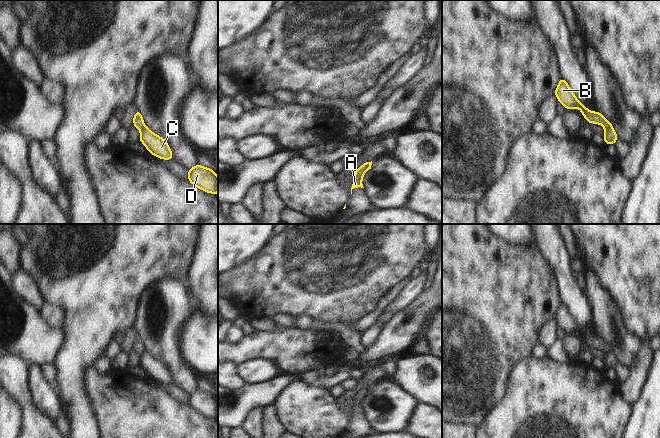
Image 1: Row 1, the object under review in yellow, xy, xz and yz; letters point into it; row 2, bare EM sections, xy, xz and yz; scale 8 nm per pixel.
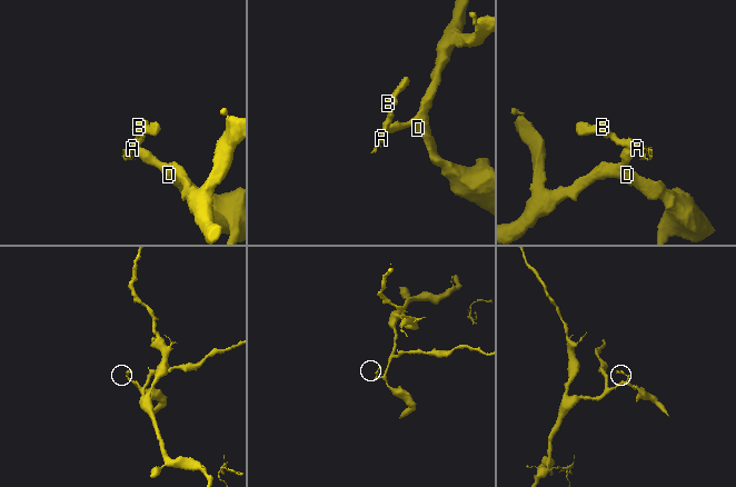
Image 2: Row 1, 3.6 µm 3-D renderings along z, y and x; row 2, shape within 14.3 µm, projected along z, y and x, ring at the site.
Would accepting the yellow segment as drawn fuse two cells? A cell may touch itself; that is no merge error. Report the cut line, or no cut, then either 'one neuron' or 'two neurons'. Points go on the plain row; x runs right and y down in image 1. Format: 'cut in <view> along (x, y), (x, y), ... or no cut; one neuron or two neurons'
cut in yz along (611, 349), (605, 352); two neurons

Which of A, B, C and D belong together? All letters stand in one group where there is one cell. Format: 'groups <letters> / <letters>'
groups A B / C D

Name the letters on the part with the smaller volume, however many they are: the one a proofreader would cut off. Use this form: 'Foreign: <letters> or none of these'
Foreign: A, B

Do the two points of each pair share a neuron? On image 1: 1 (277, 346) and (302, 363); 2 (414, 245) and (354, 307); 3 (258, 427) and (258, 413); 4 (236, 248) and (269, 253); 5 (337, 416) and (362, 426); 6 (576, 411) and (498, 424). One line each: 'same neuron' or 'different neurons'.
1: same neuron
2: same neuron
3: same neuron
4: different neurons
5: different neurons
6: same neuron

